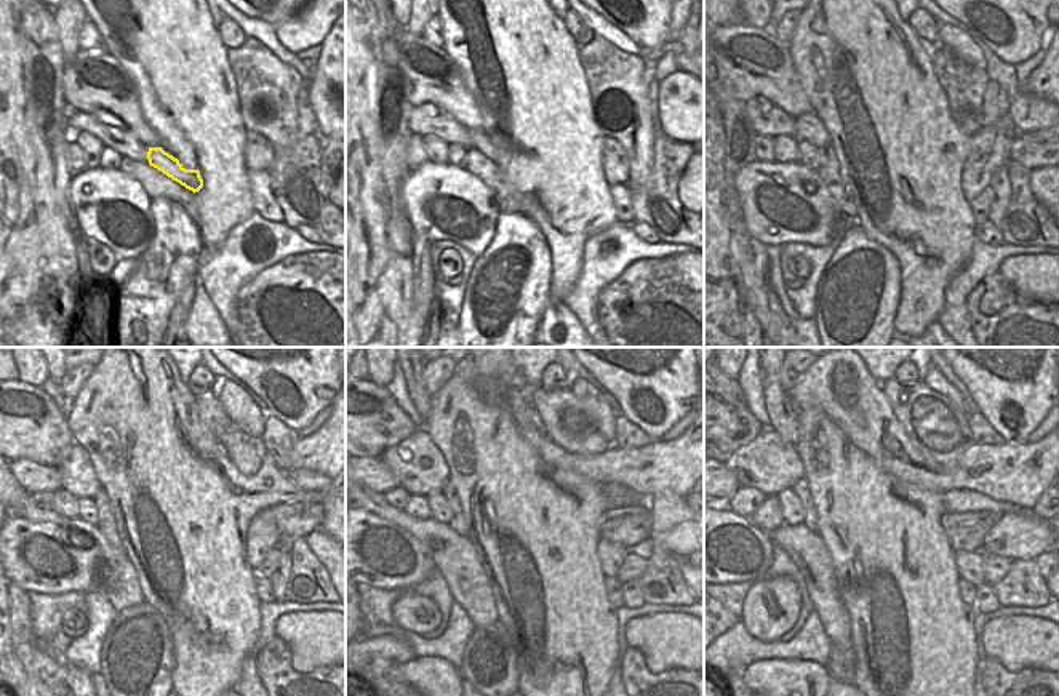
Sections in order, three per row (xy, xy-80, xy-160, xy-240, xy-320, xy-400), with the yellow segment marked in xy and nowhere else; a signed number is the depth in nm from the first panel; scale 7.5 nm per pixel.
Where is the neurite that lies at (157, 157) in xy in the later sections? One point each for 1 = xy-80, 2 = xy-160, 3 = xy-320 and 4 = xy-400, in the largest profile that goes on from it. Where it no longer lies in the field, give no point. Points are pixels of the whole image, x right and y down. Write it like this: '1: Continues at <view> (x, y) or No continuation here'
1: Continues at xy-80 (479, 140)
2: Continues at xy-160 (808, 127)
3: Continues at xy-320 (418, 464)
4: Continues at xy-400 (770, 464)

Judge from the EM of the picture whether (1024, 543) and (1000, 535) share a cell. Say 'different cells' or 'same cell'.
same cell

